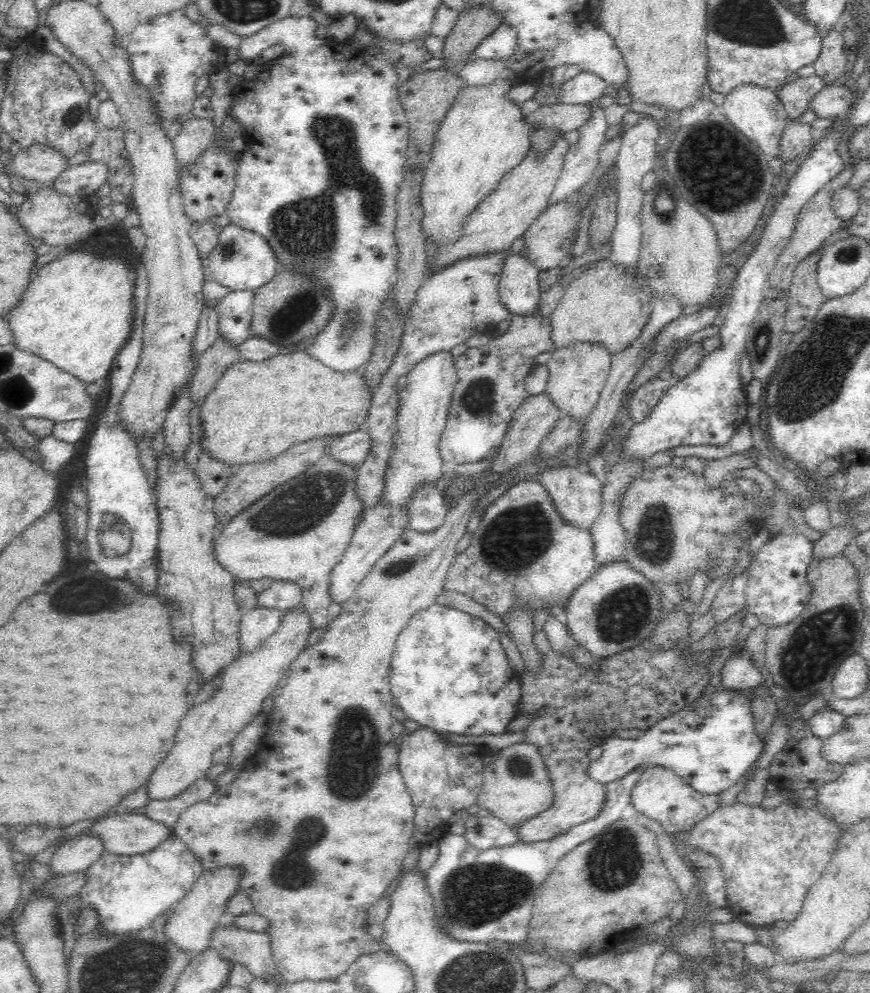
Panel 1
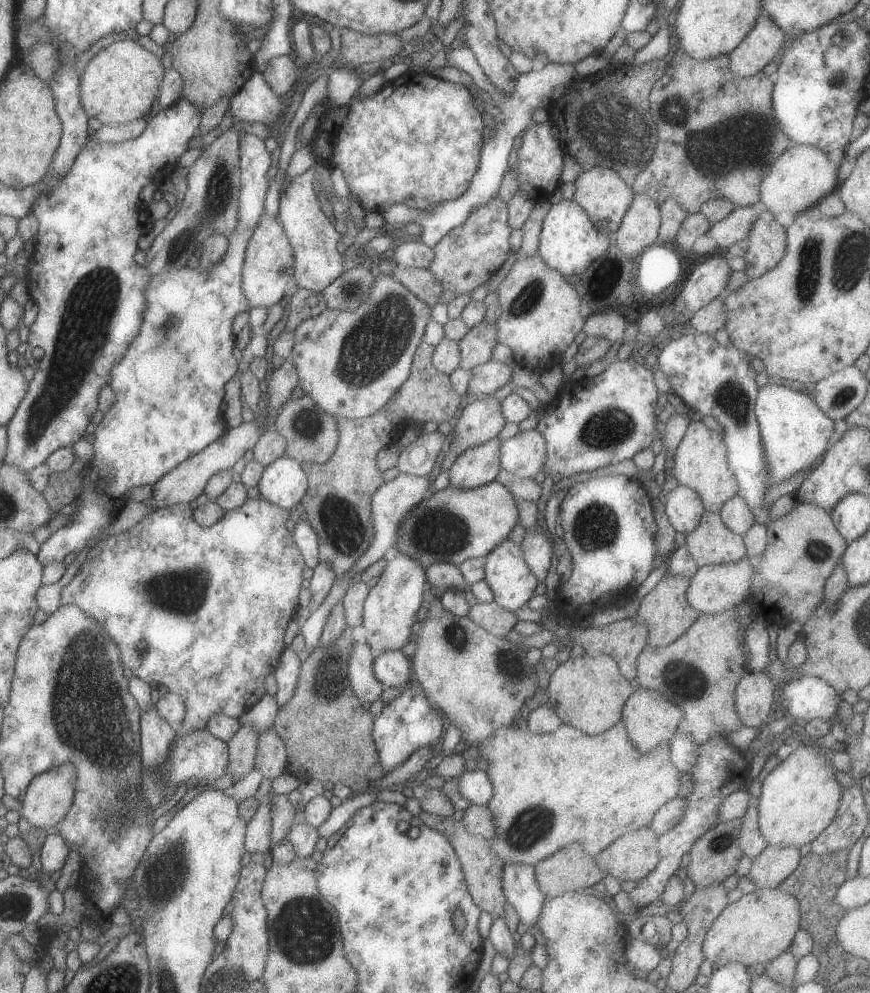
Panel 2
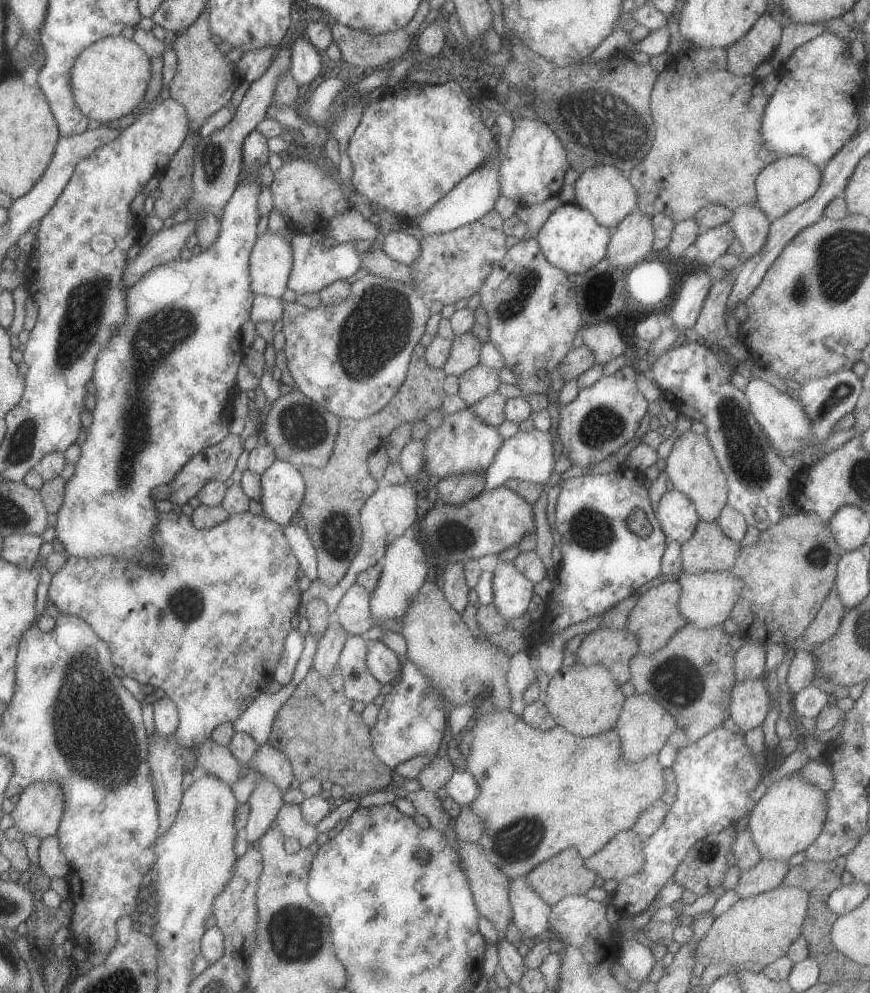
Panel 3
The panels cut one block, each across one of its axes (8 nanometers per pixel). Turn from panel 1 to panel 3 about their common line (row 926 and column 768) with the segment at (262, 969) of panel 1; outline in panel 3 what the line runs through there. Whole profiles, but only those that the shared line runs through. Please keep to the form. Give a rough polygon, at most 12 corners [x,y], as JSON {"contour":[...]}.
{"contour":[[740,205],[729,222],[750,260],[767,243],[771,220]]}

